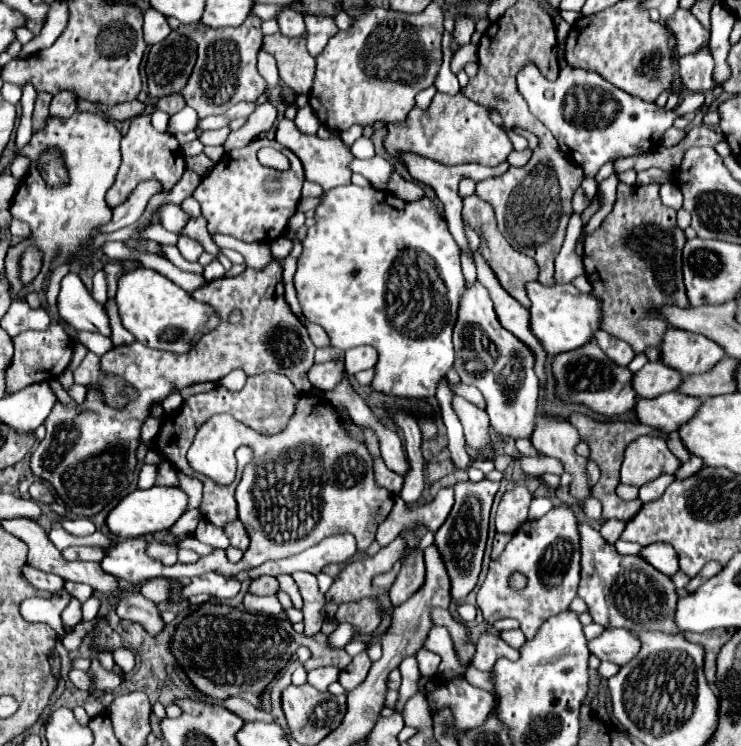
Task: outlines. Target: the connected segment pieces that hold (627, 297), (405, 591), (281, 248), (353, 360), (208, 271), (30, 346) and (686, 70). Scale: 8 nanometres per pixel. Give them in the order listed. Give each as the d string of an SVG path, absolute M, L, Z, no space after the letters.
M624 182L618 184L618 198L614 210L604 218L600 228L596 228L584 240L584 270L592 284L592 296L600 300L602 320L600 328L608 334L628 342L636 354L644 352L648 346L660 346L662 334L666 332L666 324L656 320L656 316L648 316L646 310L650 306L678 304L680 308L688 306L684 282L682 282L682 248L686 236L684 230L676 224L676 210L662 204L658 196L658 184L650 186L628 186Z
M410 554L400 570L400 574L396 576L396 582L390 588L390 600L394 606L404 604L404 600L408 600L412 594L416 594L416 590L420 590L420 586L424 584L424 558L422 554Z
M276 238L276 240L272 240L270 242L270 246L272 246L272 252L274 252L274 256L278 256L278 258L286 258L290 252L292 252L292 242L290 240L286 240L286 238Z
M358 346L358 348L346 350L346 360L344 360L346 372L350 376L354 376L360 370L368 370L368 368L372 368L376 364L376 358L378 358L378 354L370 346Z
M214 260L212 264L208 264L208 266L204 266L204 278L208 280L208 282L212 282L212 280L216 280L216 278L222 278L226 274L226 270L224 270L224 266L218 262L218 260Z
M51 324L44 332L36 332L36 330L22 332L20 336L14 336L12 342L16 352L14 352L12 364L6 370L6 396L12 392L18 392L20 388L26 388L28 384L50 382L58 378L68 368L72 358L72 348L74 348L70 336L59 324Z
M704 44L700 52L680 56L678 64L680 64L680 78L684 82L684 88L692 92L708 92L714 88L714 80L712 80L714 62L708 44Z

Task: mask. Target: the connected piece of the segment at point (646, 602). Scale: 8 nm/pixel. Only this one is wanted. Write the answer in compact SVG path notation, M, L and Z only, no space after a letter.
M588 522L578 524L580 532L580 586L578 596L588 604L590 616L596 624L606 628L626 628L632 632L642 630L662 630L662 632L678 632L674 624L674 608L676 608L676 590L668 576L656 572L648 562L638 560L636 556L620 556L614 546L606 544L598 530L594 530Z

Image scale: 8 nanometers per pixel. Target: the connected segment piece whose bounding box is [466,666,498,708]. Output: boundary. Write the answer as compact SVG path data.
M474 666L468 668L468 674L466 674L466 680L476 686L476 688L484 688L488 692L494 694L494 708L498 708L498 696L496 696L496 690L494 690L494 678L492 678L492 672L482 672L482 670L476 670Z

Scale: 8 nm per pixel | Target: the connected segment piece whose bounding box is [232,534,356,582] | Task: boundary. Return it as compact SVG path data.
M338 534L338 536L330 536L330 538L322 540L320 544L308 548L306 552L302 552L298 556L276 560L276 562L266 562L258 568L242 570L232 578L238 582L244 582L244 580L260 578L262 574L280 576L280 574L292 574L296 570L306 570L306 572L318 574L324 566L336 564L336 562L348 562L354 554L356 554L354 536L352 534Z

